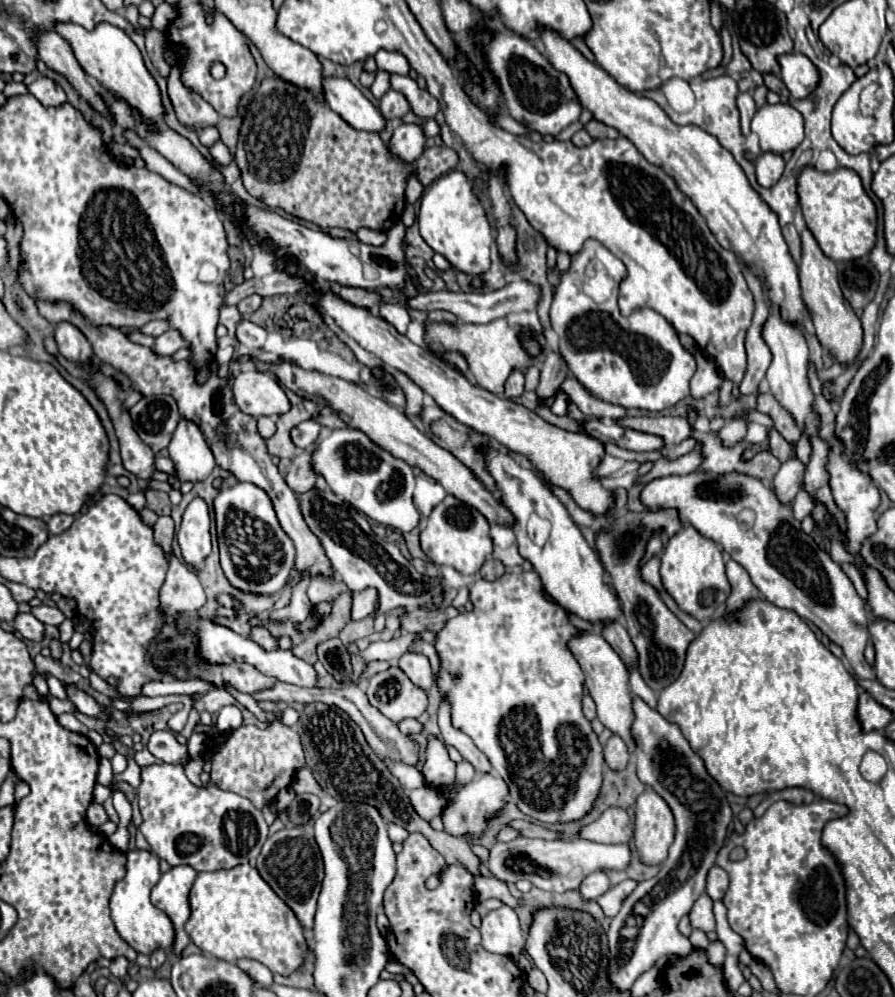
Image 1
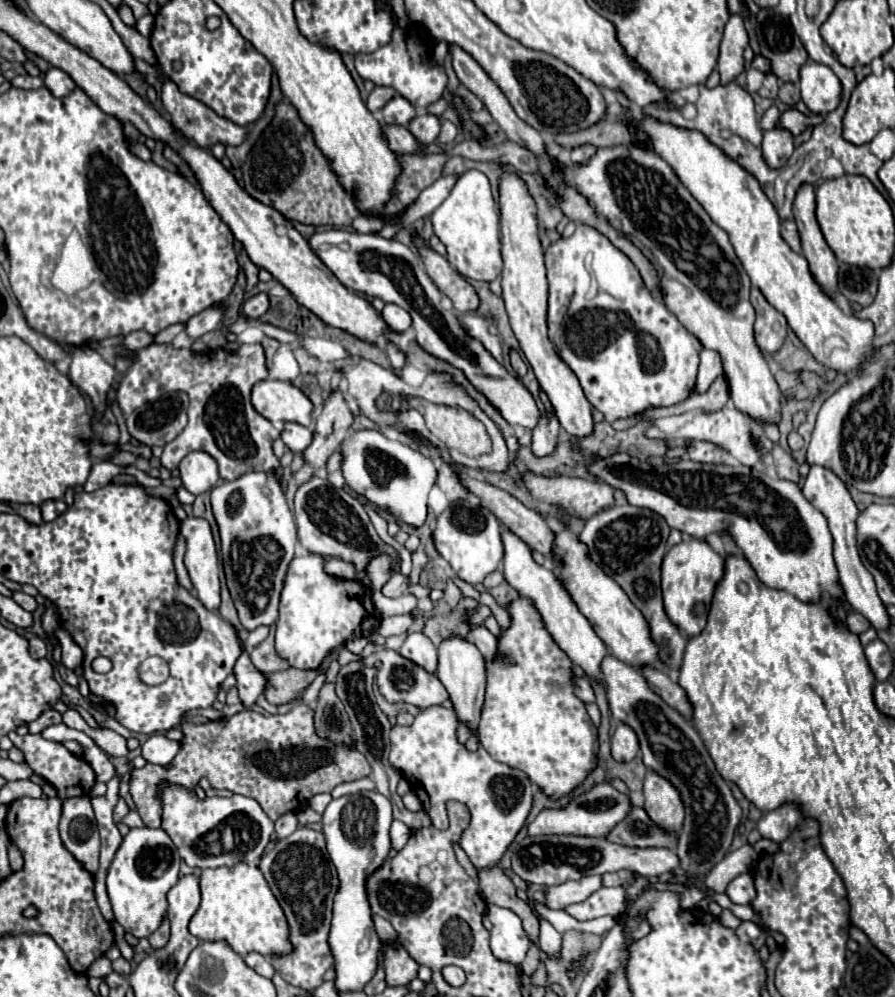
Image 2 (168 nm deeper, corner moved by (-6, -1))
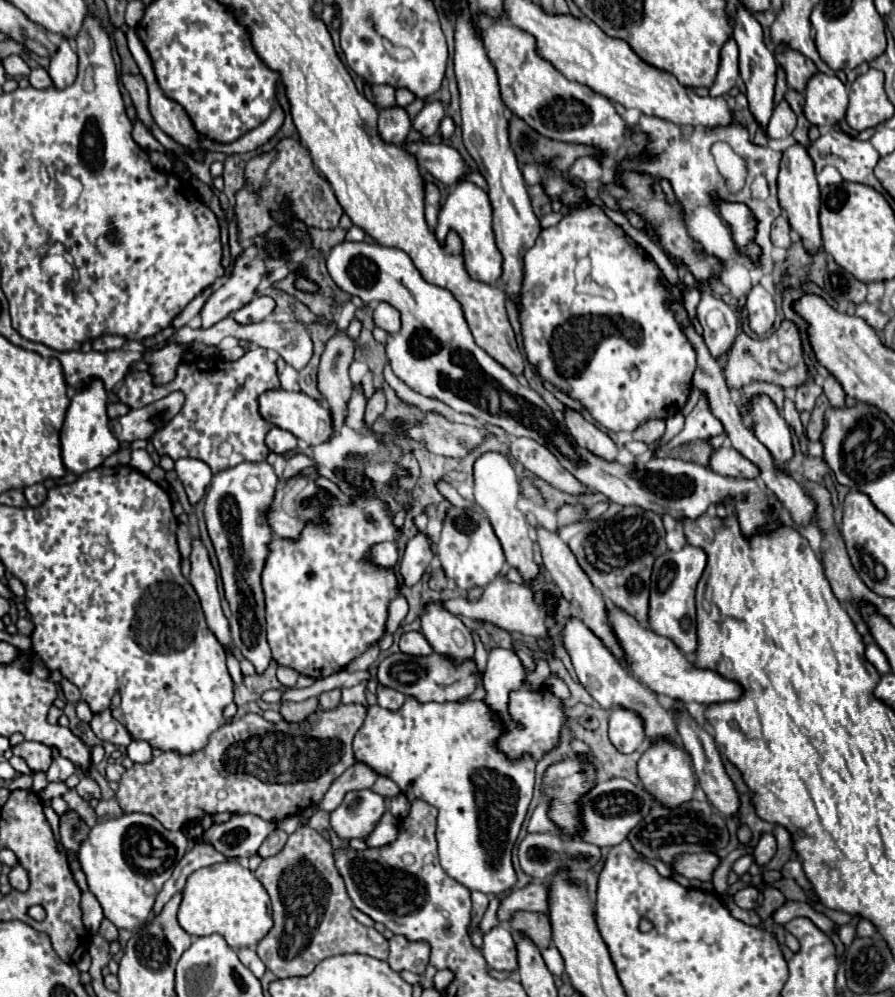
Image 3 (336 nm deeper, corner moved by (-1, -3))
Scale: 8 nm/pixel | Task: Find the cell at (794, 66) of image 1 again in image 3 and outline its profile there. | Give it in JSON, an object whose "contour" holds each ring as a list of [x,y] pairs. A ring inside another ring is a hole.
{"contour":[[[816,73],[806,87],[804,115],[816,127],[834,127],[846,113],[848,91],[838,77]]]}

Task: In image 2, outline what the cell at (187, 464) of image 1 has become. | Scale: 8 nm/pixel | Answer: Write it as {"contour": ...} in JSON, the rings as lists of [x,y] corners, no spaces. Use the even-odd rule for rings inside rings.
{"contour":[[[193,451],[185,455],[179,463],[179,473],[183,487],[193,495],[211,491],[219,481],[217,461],[205,451]]]}

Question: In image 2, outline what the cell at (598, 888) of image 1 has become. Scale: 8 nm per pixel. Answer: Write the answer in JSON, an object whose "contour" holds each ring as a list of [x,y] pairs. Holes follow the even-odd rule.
{"contour":[[[591,875],[591,877],[581,877],[579,881],[567,881],[563,885],[557,885],[553,889],[547,889],[547,899],[545,905],[549,909],[563,909],[571,903],[585,901],[589,895],[599,891],[603,887],[601,875]]]}

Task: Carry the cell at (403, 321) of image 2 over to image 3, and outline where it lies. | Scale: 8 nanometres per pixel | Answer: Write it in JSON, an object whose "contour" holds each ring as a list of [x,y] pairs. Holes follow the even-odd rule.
{"contour":[[[378,303],[376,309],[374,309],[374,323],[384,329],[386,333],[396,333],[400,331],[400,311],[396,311],[390,303]]]}

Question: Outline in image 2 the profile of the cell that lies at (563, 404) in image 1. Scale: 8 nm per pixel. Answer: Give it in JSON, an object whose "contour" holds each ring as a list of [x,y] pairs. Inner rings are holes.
{"contour":[[[503,175],[501,179],[501,255],[503,255],[503,301],[509,313],[511,329],[519,341],[519,347],[535,371],[541,389],[547,393],[561,427],[575,437],[585,437],[593,431],[591,405],[583,395],[583,389],[575,373],[561,361],[547,335],[547,275],[543,265],[543,249],[537,235],[535,203],[527,193],[527,187],[515,175]]]}

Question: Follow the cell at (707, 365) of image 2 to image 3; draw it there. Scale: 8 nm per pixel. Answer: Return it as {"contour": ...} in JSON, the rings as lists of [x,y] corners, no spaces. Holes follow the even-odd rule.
{"contour":[[[684,265],[677,268],[679,279],[682,283],[688,283],[700,291],[700,305],[698,305],[698,321],[702,325],[702,337],[712,353],[712,357],[726,355],[726,351],[734,343],[736,335],[736,315],[734,311],[716,295],[712,295],[710,289],[706,289],[702,283],[687,271]]]}

